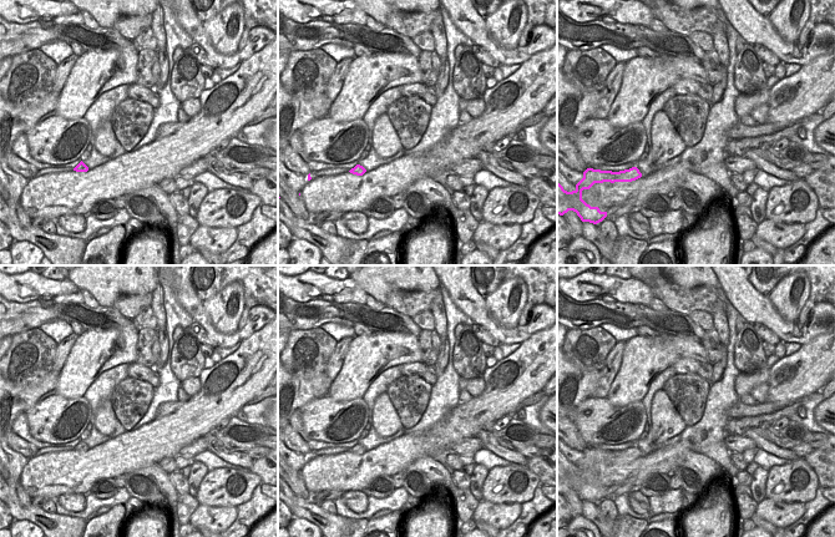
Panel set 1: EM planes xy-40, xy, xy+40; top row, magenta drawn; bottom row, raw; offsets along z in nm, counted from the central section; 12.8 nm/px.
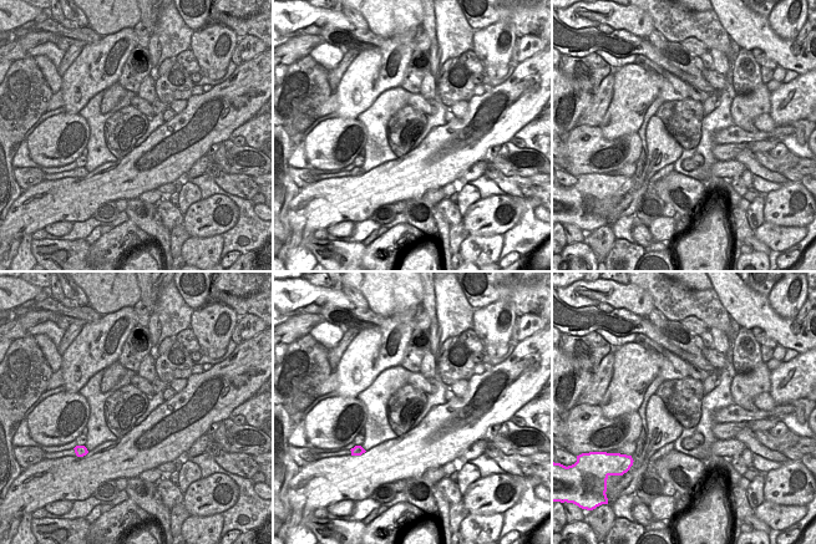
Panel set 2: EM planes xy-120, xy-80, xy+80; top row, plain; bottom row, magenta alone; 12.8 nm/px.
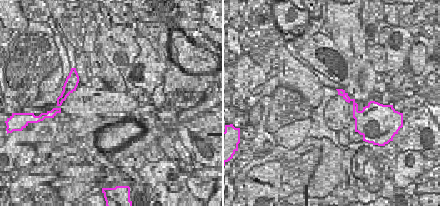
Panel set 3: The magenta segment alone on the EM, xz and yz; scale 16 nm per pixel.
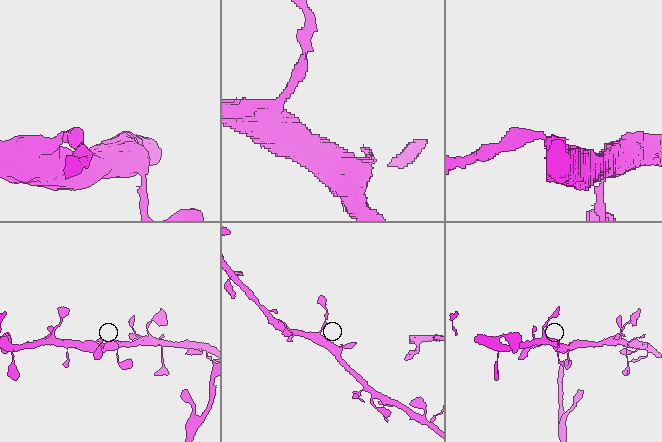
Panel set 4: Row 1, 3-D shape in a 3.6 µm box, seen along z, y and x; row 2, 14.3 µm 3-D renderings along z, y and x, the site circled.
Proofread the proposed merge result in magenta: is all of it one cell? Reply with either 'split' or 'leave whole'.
leave whole

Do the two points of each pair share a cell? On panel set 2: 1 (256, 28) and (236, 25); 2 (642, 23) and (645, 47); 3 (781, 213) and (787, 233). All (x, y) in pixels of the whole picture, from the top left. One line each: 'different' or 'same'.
1: same
2: different
3: different

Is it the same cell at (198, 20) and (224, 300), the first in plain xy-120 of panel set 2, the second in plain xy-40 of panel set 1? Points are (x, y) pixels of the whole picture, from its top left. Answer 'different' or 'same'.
different

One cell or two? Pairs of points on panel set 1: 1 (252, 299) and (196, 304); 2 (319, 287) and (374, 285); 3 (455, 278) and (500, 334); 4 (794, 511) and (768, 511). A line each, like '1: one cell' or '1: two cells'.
1: two cells
2: two cells
3: one cell
4: one cell

